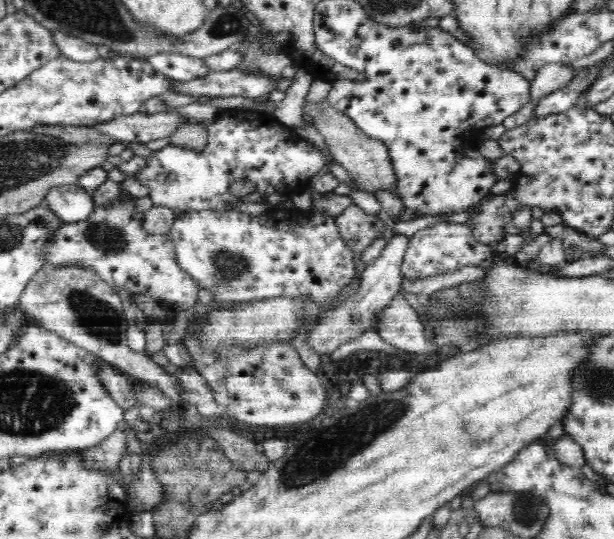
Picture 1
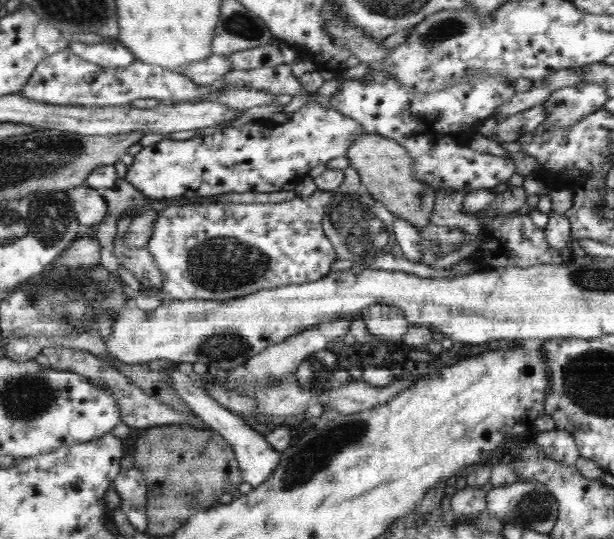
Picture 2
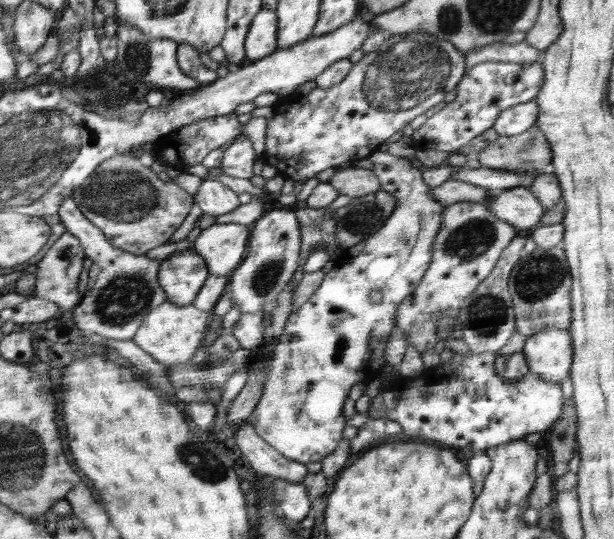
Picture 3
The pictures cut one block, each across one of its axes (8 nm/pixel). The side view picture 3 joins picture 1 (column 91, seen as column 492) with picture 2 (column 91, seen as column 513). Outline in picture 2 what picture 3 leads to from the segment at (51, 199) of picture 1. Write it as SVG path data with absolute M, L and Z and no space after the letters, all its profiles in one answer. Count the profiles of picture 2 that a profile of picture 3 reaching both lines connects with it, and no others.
M82 185L68 189L67 197L71 200L78 222L84 226L97 226L107 213L107 204L100 195L100 190Z

